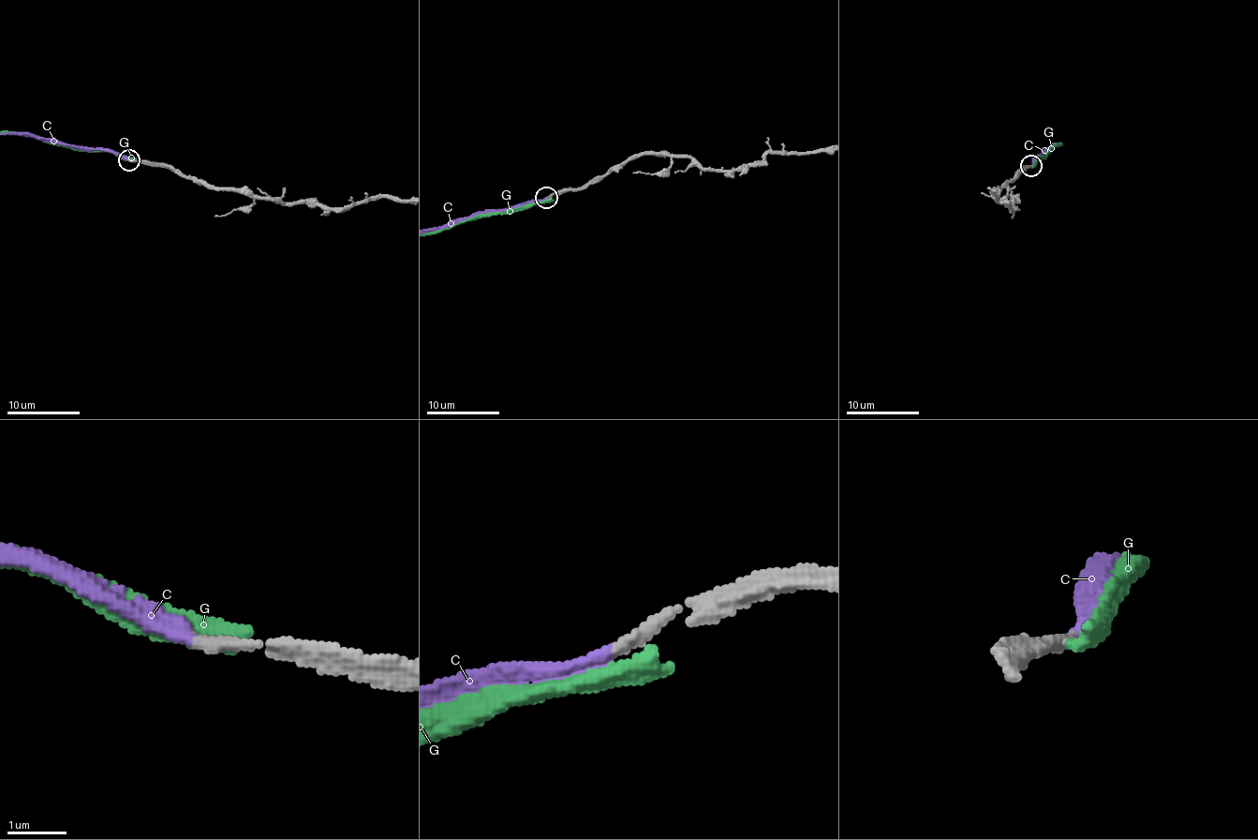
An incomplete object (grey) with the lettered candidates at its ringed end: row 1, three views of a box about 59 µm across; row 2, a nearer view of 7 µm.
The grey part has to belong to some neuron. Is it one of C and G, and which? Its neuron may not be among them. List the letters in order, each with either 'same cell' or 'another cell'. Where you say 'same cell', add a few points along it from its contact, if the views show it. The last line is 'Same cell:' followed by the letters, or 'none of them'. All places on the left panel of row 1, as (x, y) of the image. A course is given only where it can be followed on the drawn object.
C: same cell; it runs (130, 160), (108, 150), (59, 144), (51, 140), (23, 132)
G: another cell
Same cell: C

